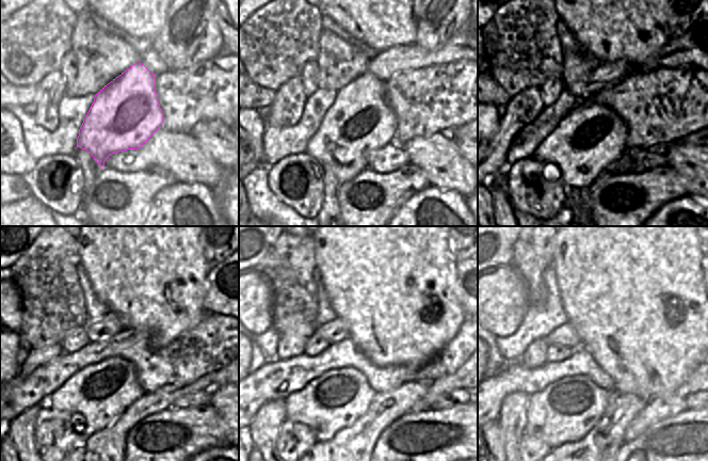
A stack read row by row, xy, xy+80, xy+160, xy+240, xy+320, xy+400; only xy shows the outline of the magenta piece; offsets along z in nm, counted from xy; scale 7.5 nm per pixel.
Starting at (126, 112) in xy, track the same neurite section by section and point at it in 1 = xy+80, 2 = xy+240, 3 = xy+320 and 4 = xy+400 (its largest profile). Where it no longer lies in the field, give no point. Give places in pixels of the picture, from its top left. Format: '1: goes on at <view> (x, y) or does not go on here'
1: goes on at xy+80 (359, 121)
2: goes on at xy+240 (95, 396)
3: goes on at xy+320 (333, 401)
4: goes on at xy+400 (566, 410)

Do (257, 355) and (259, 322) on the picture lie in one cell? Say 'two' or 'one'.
two

